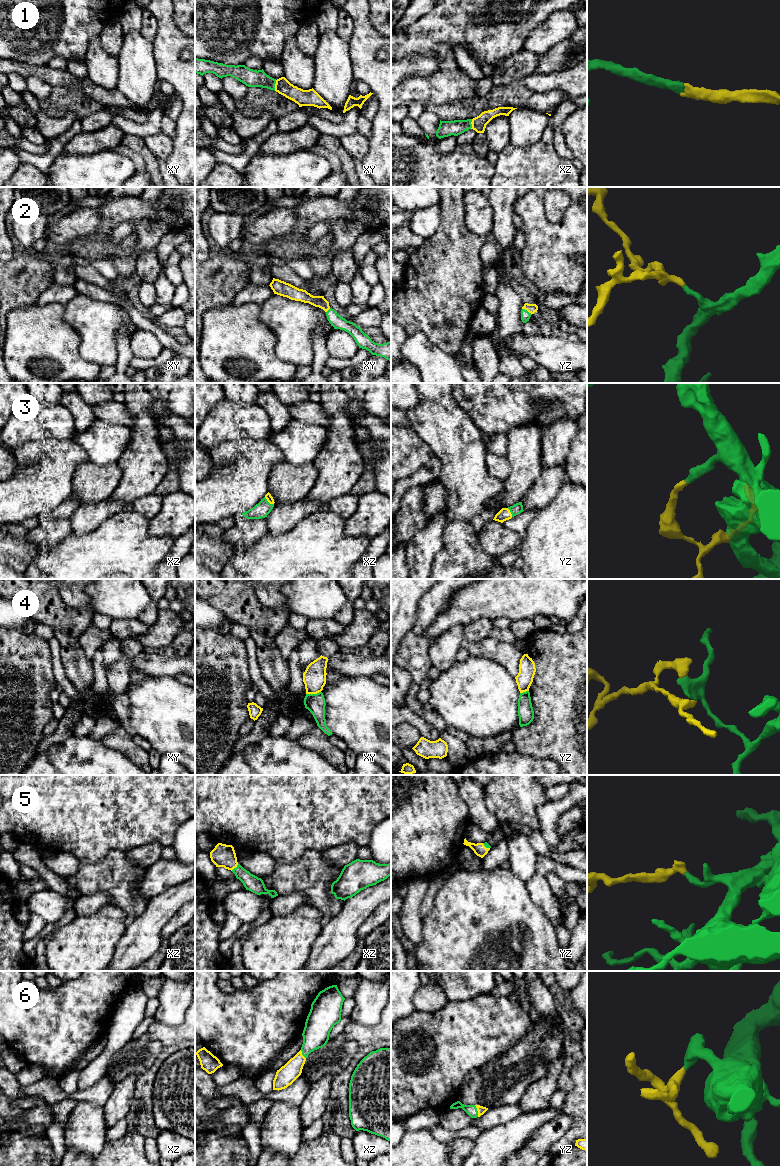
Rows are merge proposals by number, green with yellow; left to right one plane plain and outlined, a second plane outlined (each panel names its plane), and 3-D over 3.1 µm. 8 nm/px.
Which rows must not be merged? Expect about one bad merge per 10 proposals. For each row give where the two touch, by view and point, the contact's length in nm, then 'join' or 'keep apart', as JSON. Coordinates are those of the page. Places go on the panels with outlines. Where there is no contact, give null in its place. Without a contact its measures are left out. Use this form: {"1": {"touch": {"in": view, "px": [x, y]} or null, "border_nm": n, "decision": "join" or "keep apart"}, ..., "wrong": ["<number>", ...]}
{"1": {"touch": {"in": "xy", "px": [274, 85]}, "border_nm": 90, "decision": "join"}, "2": {"touch": {"in": "yz", "px": [526, 310]}, "border_nm": 90, "decision": "join"}, "3": {"touch": {"in": "xz", "px": [268, 502]}, "border_nm": 100, "decision": "join"}, "4": {"touch": {"in": "xy", "px": [313, 694]}, "border_nm": 120, "decision": "keep apart"}, "5": {"touch": {"in": "xz", "px": [234, 868]}, "border_nm": 80, "decision": "join"}, "6": {"touch": {"in": "yz", "px": [477, 1111]}, "border_nm": 100, "decision": "join"}, "wrong": ["4"]}

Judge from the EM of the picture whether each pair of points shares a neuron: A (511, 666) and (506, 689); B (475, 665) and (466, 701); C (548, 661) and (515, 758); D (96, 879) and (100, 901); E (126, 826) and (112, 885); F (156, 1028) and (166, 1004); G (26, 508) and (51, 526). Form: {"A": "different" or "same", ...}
{"A": "different", "B": "same", "C": "different", "D": "different", "E": "different", "F": "different", "G": "different"}

